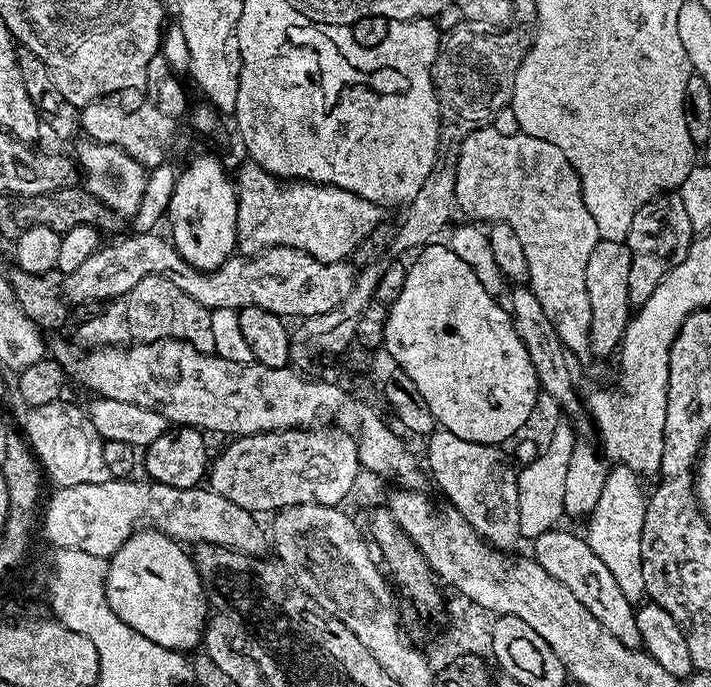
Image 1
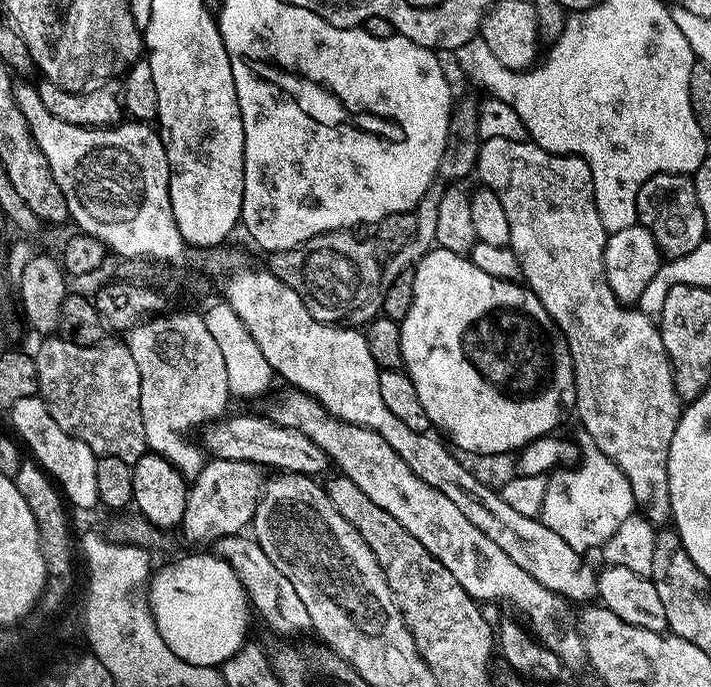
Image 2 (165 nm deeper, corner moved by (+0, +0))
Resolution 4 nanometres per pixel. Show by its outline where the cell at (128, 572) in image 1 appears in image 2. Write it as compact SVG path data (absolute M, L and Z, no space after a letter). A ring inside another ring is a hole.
M209 554L209 556L188 556L185 560L178 561L177 564L166 565L161 572L153 571L148 581L148 605L150 606L151 616L156 623L156 632L162 634L162 642L165 648L172 649L172 655L182 658L187 664L193 664L199 668L216 668L217 666L222 666L231 656L236 655L249 639L248 612L250 616L250 605L248 595L242 586L242 582L238 582L238 578L234 574L234 570L231 566L215 554Z

